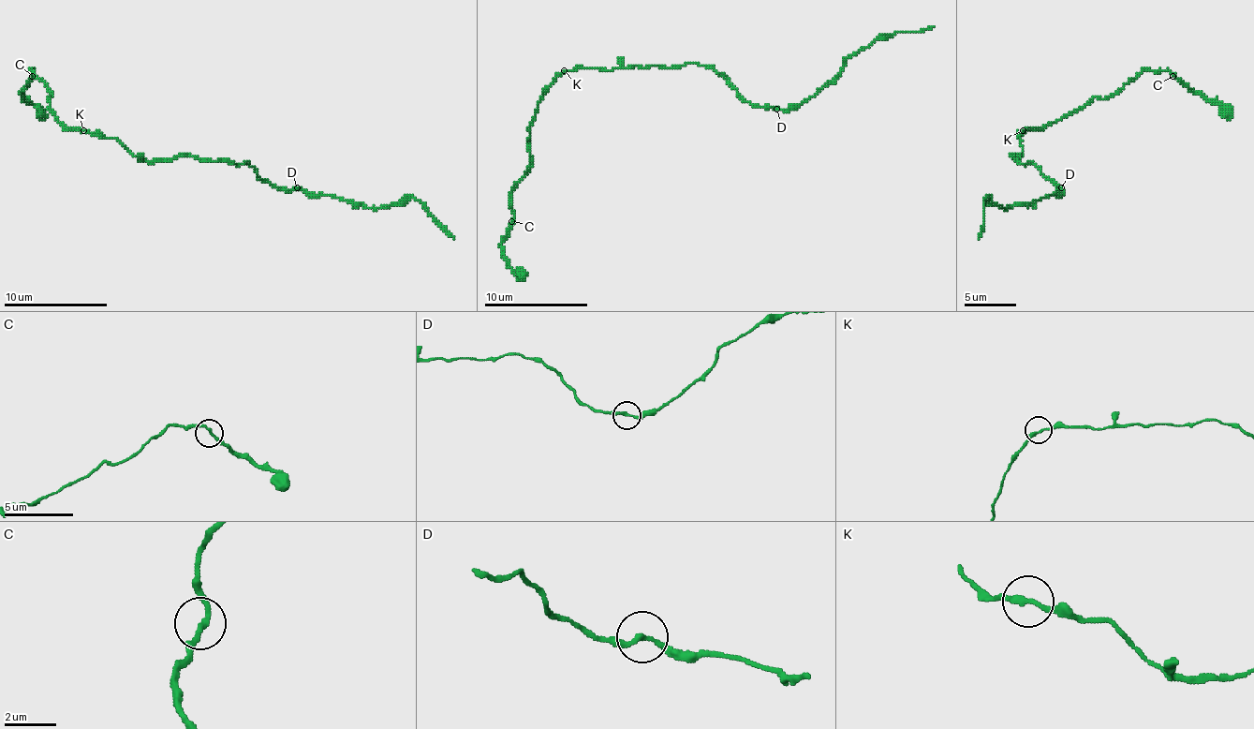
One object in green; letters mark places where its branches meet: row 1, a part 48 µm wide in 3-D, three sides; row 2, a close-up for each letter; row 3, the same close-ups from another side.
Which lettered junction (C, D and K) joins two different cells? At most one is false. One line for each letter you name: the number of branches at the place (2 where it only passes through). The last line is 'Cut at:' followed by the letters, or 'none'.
Cut at: none

